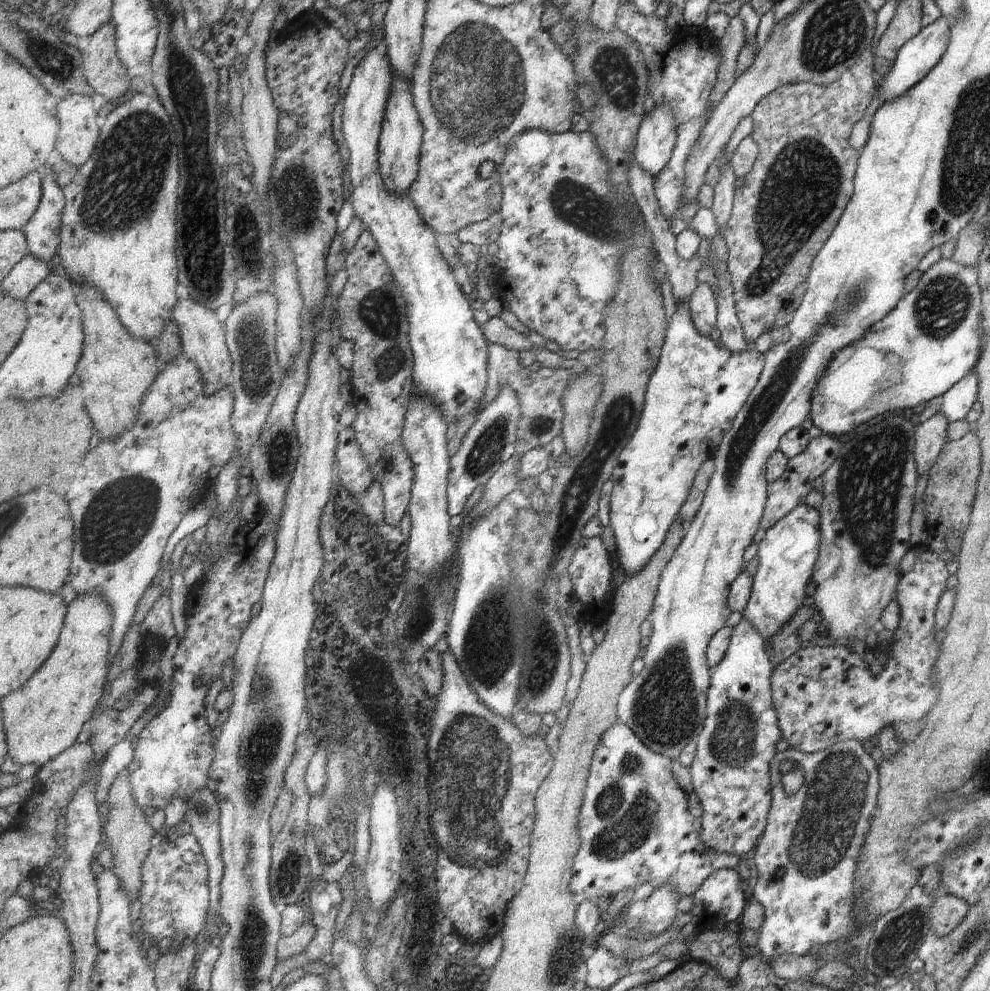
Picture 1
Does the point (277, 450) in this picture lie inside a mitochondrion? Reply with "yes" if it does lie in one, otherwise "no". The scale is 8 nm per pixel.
yes

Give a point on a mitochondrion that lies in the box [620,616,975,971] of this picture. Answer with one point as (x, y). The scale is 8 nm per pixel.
(824, 838)

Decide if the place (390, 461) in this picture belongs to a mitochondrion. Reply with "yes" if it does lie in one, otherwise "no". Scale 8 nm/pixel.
yes

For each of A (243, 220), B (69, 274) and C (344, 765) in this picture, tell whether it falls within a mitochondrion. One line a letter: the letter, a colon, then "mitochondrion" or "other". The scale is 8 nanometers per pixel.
A: other
B: other
C: other

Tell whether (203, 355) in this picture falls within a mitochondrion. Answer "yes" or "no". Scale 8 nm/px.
no

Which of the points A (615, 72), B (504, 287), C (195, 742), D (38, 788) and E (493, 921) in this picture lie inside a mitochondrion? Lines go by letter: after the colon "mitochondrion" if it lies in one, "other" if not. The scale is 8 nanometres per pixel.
A: mitochondrion
B: other
C: other
D: other
E: other

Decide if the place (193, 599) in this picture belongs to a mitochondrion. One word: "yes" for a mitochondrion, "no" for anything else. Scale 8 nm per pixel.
no

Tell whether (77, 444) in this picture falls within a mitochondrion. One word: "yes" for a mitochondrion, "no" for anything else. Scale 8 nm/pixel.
no

